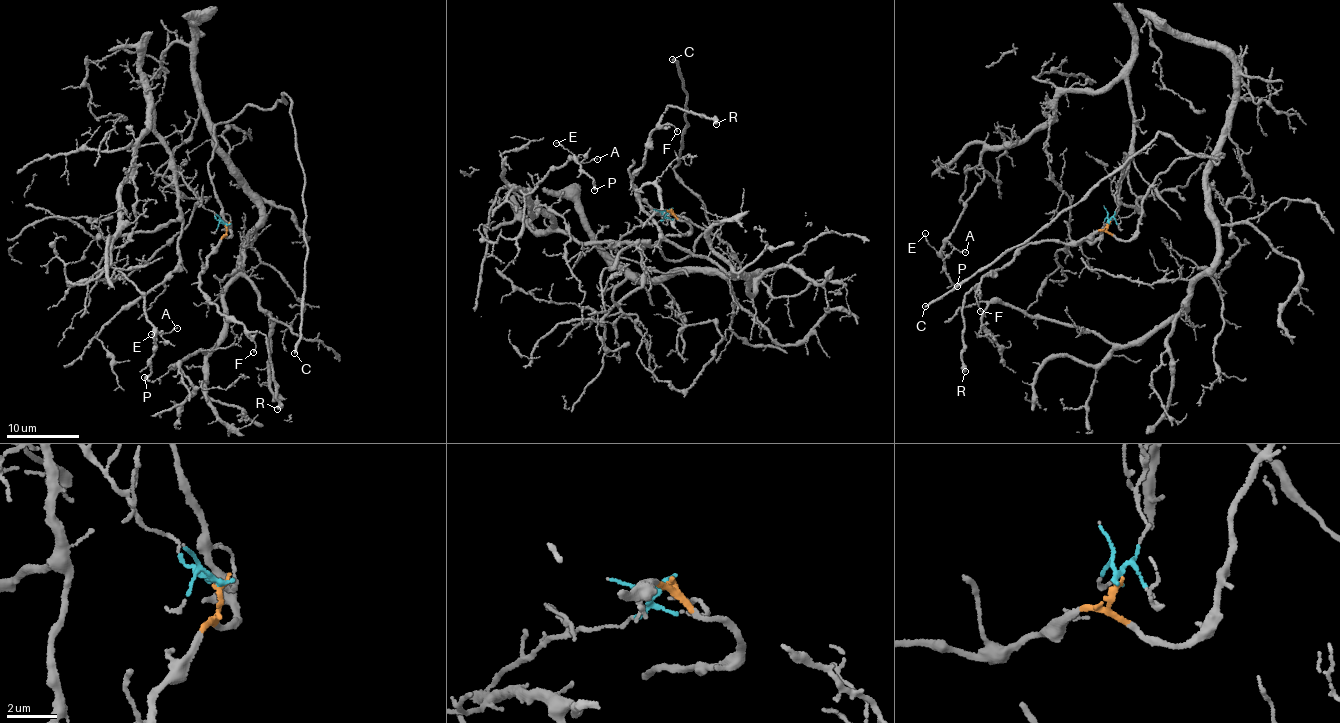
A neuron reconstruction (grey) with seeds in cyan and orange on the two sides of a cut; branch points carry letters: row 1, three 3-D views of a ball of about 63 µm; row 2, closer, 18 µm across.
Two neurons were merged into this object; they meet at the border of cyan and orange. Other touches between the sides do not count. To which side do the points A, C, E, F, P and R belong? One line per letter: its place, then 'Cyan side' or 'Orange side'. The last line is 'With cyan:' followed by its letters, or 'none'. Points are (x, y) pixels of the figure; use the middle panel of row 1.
A: Place: (597, 159). Cyan side
C: Place: (672, 59). Orange side
E: Place: (556, 143). Cyan side
F: Place: (677, 131). Orange side
P: Place: (594, 190). Cyan side
R: Place: (716, 124). Orange side
With cyan: A, E, P

